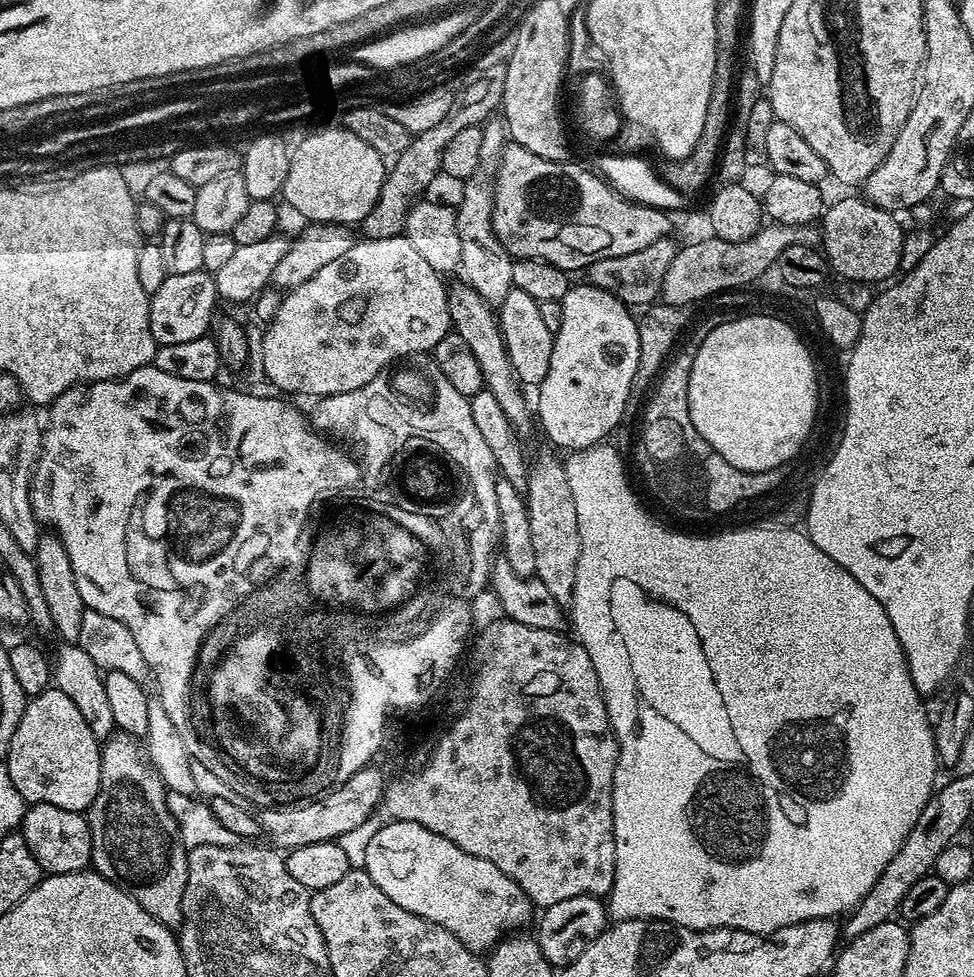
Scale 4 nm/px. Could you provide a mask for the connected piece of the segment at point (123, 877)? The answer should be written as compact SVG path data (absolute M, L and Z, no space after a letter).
M116 730L103 741L100 749L100 785L86 819L92 839L91 867L117 884L123 892L132 895L146 914L167 928L179 929L184 922L182 894L186 890L188 877L188 849L184 847L174 814L170 814L168 792L137 737Z

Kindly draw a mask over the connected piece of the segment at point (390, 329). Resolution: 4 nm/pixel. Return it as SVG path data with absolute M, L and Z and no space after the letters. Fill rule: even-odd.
M401 234L391 236L390 238L378 238L369 240L360 238L355 241L352 249L346 251L342 257L334 262L329 262L322 270L318 270L312 278L306 280L297 288L291 288L283 293L281 306L278 308L278 314L275 314L272 321L266 324L264 331L264 341L262 342L262 362L264 363L263 375L268 376L268 380L281 393L293 392L296 396L312 396L319 398L322 396L333 396L334 394L346 394L366 386L374 377L381 375L385 370L393 367L397 362L405 358L416 358L421 354L431 353L438 342L448 335L452 328L450 310L447 309L448 291L441 275L432 271L430 265L425 261L417 250L414 250L406 236Z

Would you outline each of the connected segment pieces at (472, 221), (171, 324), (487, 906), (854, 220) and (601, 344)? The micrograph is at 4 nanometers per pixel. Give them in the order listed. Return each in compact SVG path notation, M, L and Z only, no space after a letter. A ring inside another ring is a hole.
M496 109L481 125L482 145L478 166L471 176L464 180L462 200L456 206L457 230L460 239L461 281L476 290L477 294L489 305L498 306L505 300L512 288L513 257L498 242L493 233L493 183L496 180L498 165L506 139L509 137L509 126L503 109Z
M199 271L194 274L167 275L162 286L150 296L150 334L157 345L174 342L190 342L194 338L208 336L213 325L218 305L216 295L216 278L211 272Z
M389 819L388 824L381 823L366 847L364 871L370 874L372 881L390 898L390 902L398 902L402 910L410 910L418 918L426 918L454 934L454 938L462 941L471 952L487 953L497 943L515 933L534 913L534 905L526 898L524 891L516 882L506 878L494 862L486 862L486 858L474 858L474 854L466 854L450 838L442 838L442 834L434 834L434 830L426 830L418 822Z
M859 195L856 196L848 196L837 204L829 203L825 207L822 217L822 252L831 271L835 274L837 272L837 277L876 286L879 280L891 281L901 271L900 259L906 232L904 228L900 229L900 224L896 221L899 219L893 213L874 206Z
M581 282L571 285L560 304L560 328L563 331L553 337L550 368L537 389L536 418L554 445L570 450L569 452L577 452L607 439L625 419L626 399L629 397L638 368L641 336L637 317L632 316L633 311L629 305L624 304L616 295L593 284Z

